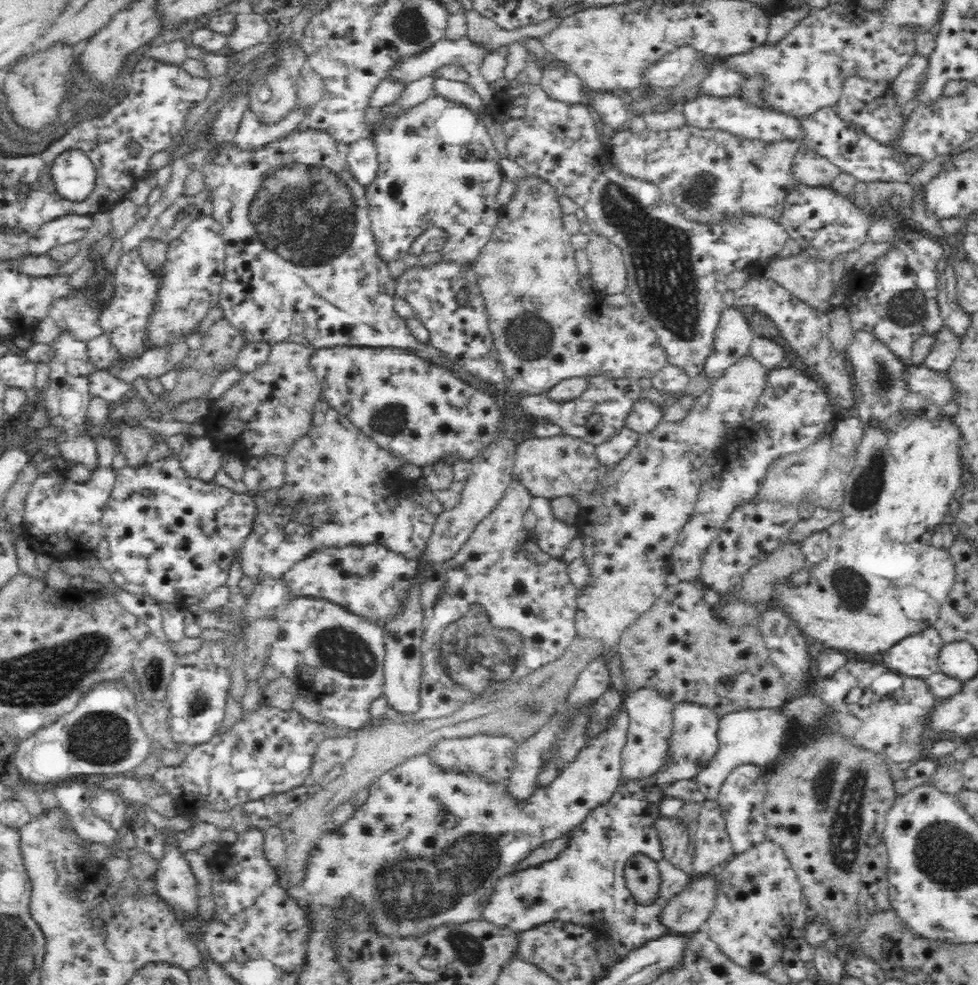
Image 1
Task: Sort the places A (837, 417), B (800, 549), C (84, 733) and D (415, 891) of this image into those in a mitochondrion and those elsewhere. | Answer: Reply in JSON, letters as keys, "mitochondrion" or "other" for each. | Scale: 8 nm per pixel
{"A":"other","B":"other","C":"mitochondrion","D":"mitochondrion"}

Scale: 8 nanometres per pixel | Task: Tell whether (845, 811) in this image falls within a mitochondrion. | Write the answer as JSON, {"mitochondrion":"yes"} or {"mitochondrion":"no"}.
{"mitochondrion":"yes"}

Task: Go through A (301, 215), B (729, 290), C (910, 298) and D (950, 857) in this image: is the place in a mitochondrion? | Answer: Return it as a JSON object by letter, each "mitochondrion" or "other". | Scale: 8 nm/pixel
{"A":"mitochondrion","B":"other","C":"mitochondrion","D":"mitochondrion"}

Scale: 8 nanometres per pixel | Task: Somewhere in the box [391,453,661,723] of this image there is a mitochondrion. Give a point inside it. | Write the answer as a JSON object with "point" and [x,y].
{"point":[471,651]}

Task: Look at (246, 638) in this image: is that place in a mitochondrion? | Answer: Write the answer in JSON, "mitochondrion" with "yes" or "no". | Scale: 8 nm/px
{"mitochondrion":"no"}

